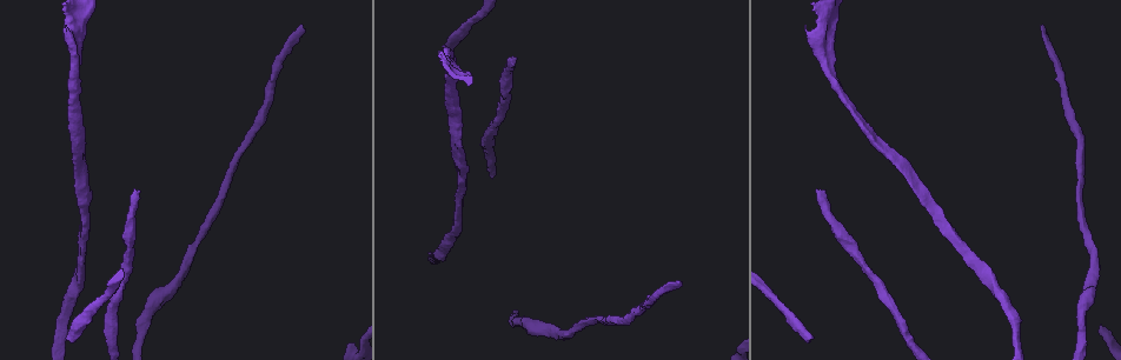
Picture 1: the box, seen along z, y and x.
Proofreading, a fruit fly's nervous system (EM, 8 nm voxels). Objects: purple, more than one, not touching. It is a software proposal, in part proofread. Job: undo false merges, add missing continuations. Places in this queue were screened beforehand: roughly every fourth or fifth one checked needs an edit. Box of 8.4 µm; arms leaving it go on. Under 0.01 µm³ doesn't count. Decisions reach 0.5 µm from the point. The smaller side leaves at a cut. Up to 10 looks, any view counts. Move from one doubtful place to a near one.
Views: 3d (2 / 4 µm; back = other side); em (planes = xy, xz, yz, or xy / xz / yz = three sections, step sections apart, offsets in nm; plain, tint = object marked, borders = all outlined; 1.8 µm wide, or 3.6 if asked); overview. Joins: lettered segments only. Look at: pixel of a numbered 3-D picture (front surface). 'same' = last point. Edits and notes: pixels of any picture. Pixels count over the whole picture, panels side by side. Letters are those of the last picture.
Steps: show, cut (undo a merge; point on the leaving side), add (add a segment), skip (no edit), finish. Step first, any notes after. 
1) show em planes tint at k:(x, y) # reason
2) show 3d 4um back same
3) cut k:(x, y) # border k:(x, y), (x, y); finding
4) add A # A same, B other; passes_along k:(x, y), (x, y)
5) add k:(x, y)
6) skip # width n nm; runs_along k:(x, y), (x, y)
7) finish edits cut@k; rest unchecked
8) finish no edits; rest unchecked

show 3d 4um at 1:(834, 42) # an open end

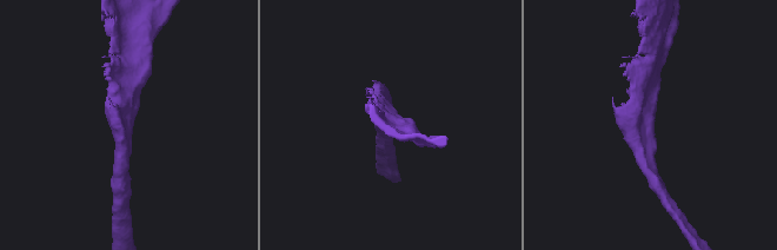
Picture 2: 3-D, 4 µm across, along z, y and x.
show em xz step 16 tint at 2:(650, 121)

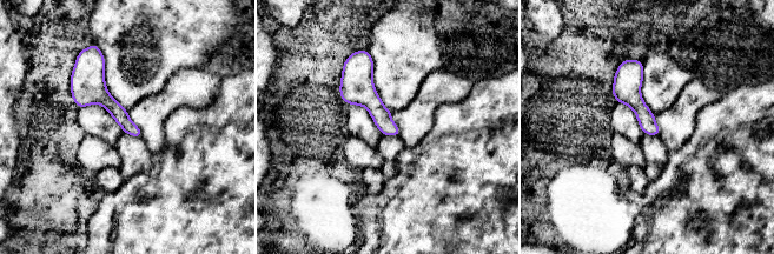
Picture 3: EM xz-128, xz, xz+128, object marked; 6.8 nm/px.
show em planes borders same

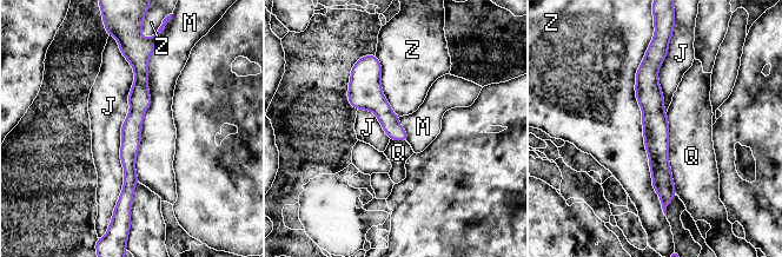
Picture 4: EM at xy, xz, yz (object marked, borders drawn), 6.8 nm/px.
skip # J other, M other, Q other, Z other; arm_widths 200, 220 nm; none of them fits

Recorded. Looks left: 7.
show em yz step 4 tint at 1:(453, 51) # an open end

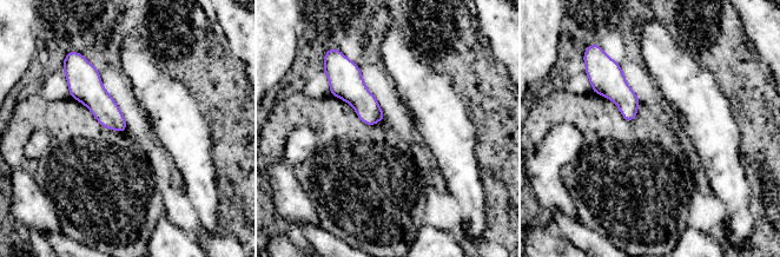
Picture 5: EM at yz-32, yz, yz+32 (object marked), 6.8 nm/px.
show em planes borders same # another direction

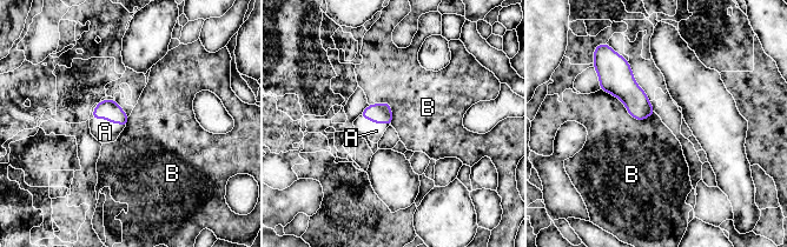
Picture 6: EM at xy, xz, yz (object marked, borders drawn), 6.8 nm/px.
add A # longest_contact B 400 nm; A same, B other; passes_along 6:(108, 109), (108, 120), (105, 132); the neuron continues

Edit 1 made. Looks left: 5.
show overview # see it whole again

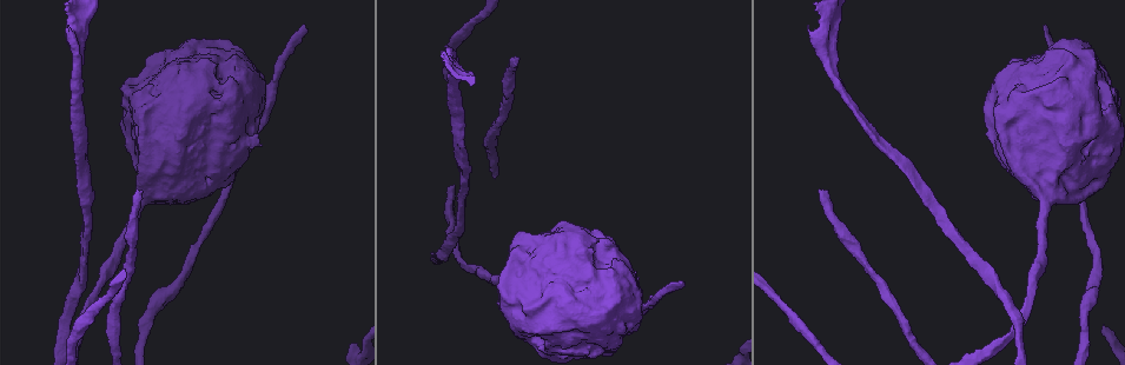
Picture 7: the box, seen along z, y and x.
show em planes borders at 7:(513, 59) # branch stops here

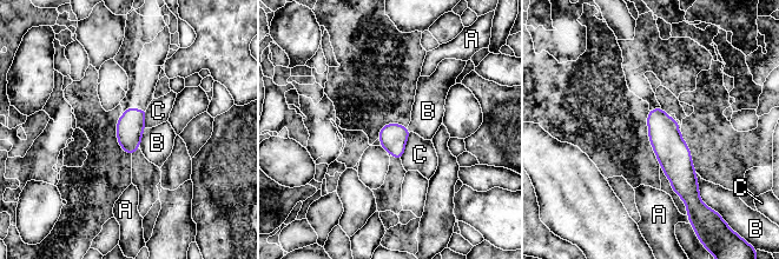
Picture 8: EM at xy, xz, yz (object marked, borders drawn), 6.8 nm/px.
skip # width 190 nm; A other, B other, C other; runs_along 8:(653, 112), (684, 181), (691, 190); no lettered segment goes on from it

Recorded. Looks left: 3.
show em xz step 8 borders at 7:(680, 280) # thin end

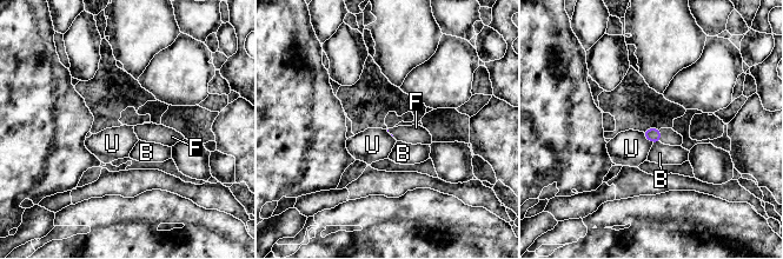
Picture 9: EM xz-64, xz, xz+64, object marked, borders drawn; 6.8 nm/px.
add F # B other, F same, U other; the neuron continues

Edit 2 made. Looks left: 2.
finish edits add@6, add@9; rest unchecked

